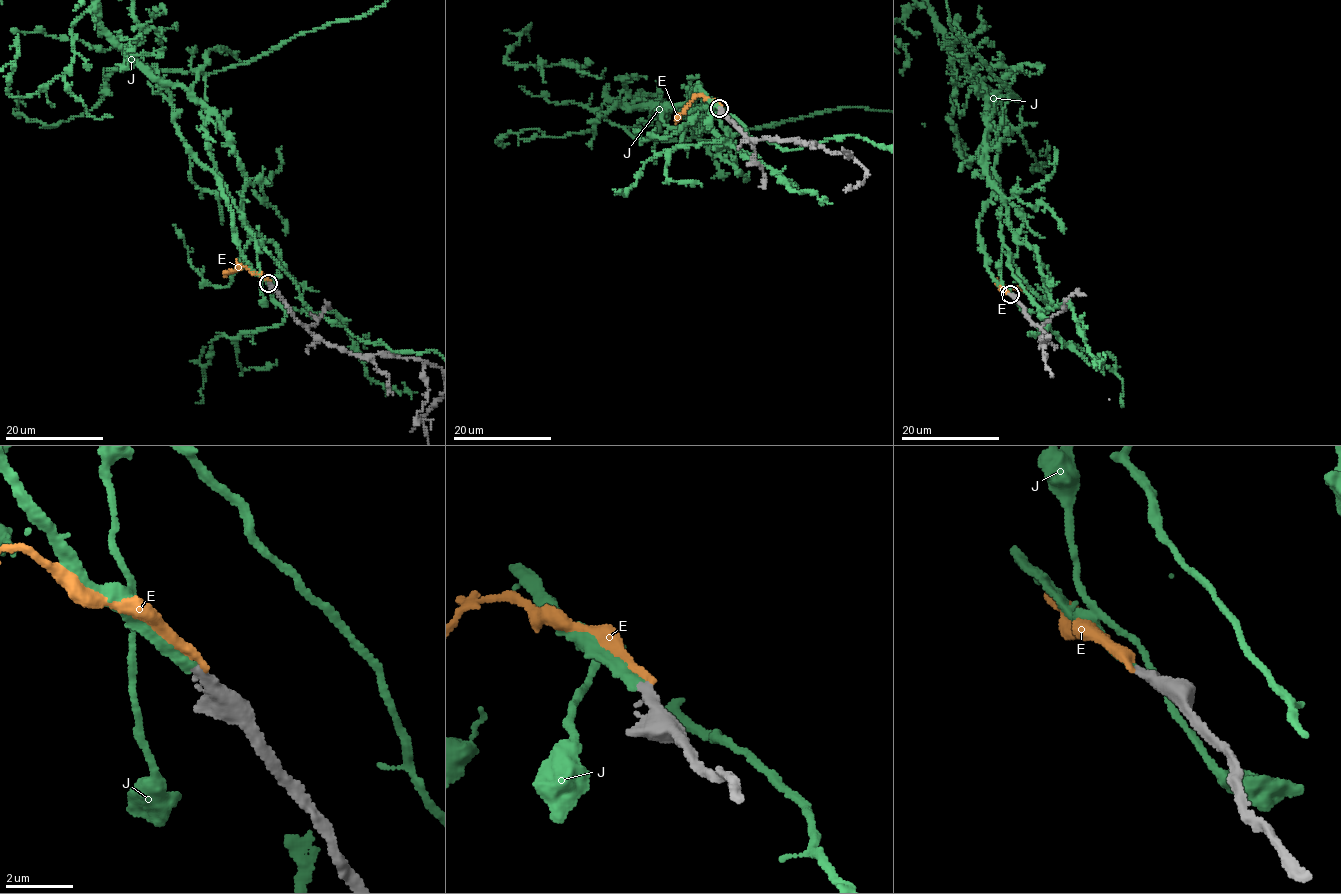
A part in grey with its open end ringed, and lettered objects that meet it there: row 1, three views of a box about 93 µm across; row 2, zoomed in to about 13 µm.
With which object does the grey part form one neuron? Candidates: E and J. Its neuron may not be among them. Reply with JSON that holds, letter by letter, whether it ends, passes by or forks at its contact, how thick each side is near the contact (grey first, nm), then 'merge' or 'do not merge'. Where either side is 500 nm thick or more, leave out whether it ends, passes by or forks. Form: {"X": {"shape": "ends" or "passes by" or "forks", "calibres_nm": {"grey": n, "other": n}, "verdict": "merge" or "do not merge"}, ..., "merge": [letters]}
{"E": {"shape": "ends", "calibres_nm": {"grey": 320, "other": 320}, "verdict": "do not merge"}, "J": {"shape": "ends", "calibres_nm": {"grey": 320, "other": 280}, "verdict": "merge"}, "merge": ["J"]}

